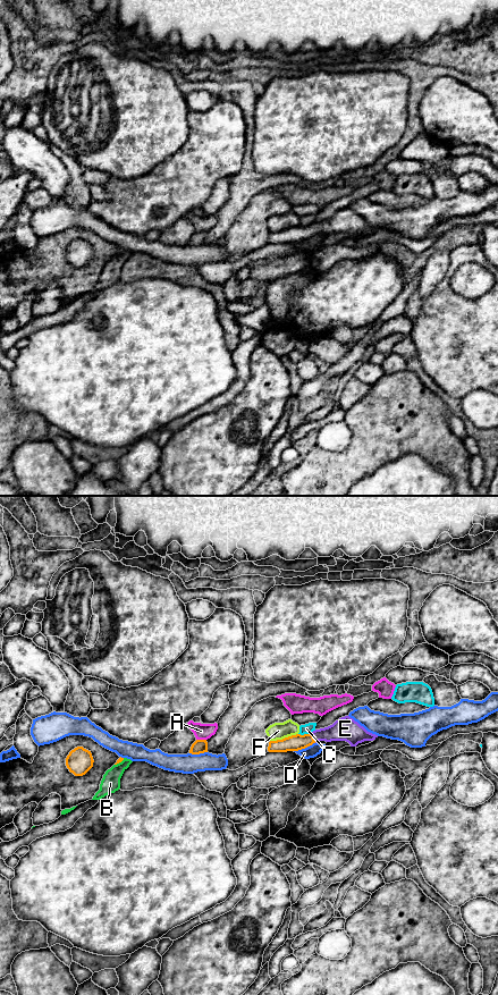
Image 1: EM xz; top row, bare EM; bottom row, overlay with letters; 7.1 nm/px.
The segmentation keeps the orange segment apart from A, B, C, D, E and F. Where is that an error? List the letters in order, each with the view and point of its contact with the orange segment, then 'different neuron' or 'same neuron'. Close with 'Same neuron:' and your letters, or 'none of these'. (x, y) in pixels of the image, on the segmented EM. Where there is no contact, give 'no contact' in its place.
A: xz (201, 740) | different neuron
B: xz (119, 761) | different neuron
C: xz (304, 734) | different neuron
D: xz (304, 748) | different neuron
E: xz (313, 738) | same neuron
F: xz (285, 738) | different neuron
Same neuron: E

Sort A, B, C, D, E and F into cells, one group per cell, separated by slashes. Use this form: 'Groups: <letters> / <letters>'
Groups: A / B / C / D / E / F

